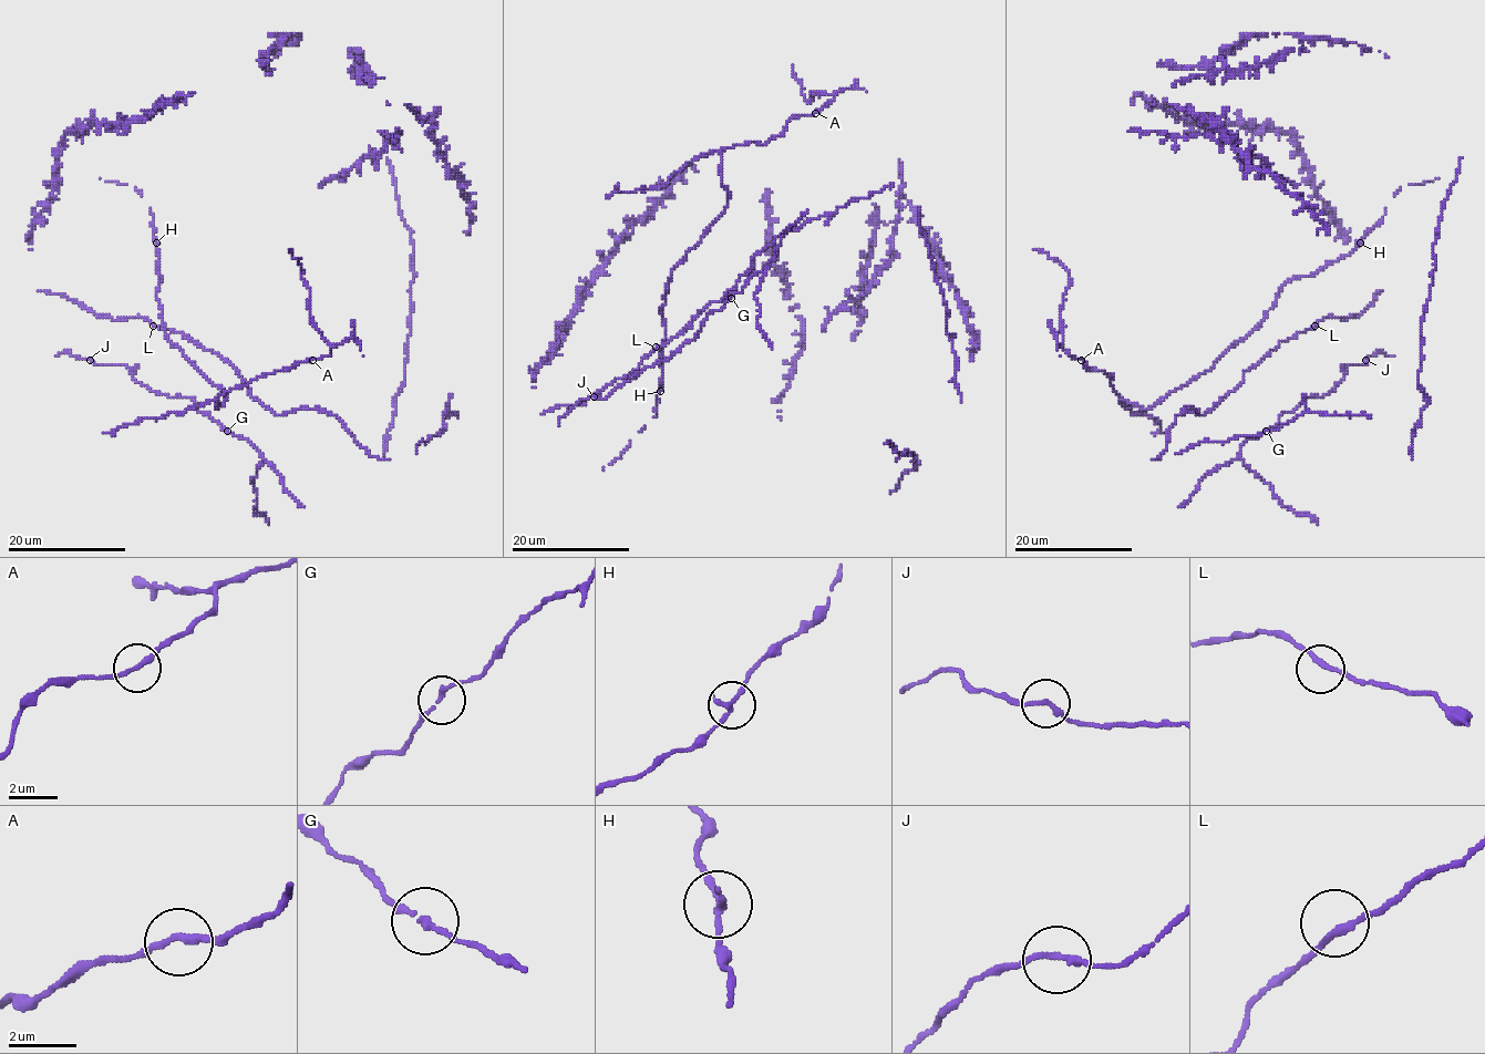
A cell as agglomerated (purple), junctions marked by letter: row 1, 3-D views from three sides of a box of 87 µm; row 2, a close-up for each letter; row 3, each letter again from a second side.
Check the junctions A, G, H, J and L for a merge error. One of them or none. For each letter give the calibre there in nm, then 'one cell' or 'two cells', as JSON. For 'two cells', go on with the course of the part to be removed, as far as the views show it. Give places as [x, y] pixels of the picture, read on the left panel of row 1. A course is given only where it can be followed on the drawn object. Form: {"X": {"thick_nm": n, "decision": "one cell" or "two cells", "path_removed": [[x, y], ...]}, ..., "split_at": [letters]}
{"A": {"thick_nm": 200, "decision": "one cell"}, "G": {"thick_nm": 170, "decision": "one cell"}, "H": {"thick_nm": 200, "decision": "one cell"}, "J": {"thick_nm": 190, "decision": "one cell"}, "L": {"thick_nm": 200, "decision": "one cell"}, "split_at": []}

